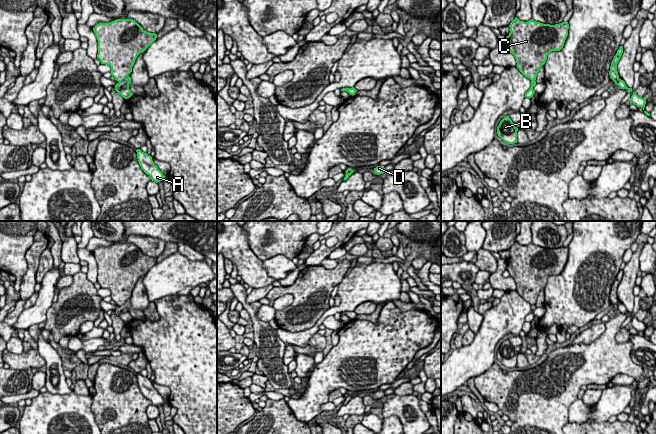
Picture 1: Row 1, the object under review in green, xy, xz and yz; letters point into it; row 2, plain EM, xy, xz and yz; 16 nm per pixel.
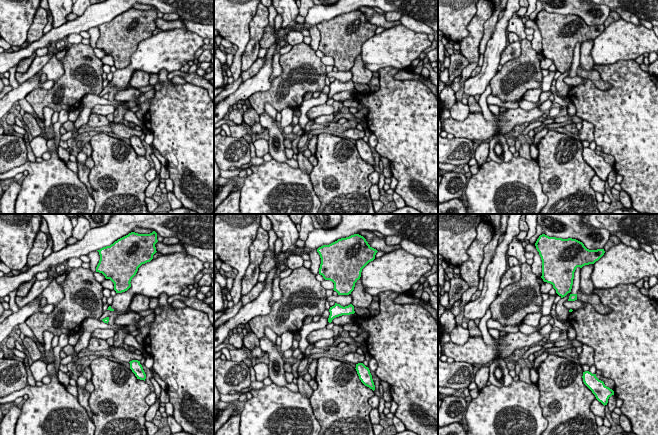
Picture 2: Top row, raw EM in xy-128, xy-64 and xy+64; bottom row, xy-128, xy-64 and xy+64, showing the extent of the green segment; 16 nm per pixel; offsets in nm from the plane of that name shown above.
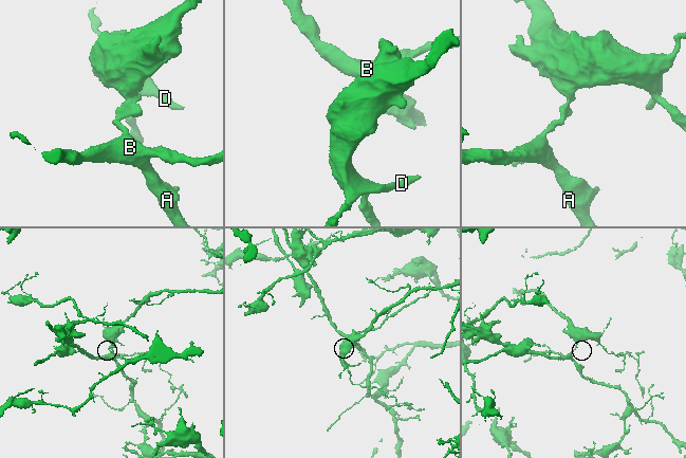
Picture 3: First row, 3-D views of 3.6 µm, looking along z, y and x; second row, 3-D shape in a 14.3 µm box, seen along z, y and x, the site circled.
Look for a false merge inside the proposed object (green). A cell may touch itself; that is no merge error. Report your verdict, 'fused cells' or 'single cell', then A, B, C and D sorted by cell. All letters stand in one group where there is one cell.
fused cells; groups A B / C D

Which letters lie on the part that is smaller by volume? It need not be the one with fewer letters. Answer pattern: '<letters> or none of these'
A, B

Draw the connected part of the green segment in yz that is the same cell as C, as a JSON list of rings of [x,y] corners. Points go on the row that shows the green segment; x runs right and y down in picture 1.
[[[515,17],[509,27],[506,46],[514,55],[519,71],[531,81],[535,81],[548,54],[563,48],[569,24],[562,22],[550,25],[533,19],[524,22]]]

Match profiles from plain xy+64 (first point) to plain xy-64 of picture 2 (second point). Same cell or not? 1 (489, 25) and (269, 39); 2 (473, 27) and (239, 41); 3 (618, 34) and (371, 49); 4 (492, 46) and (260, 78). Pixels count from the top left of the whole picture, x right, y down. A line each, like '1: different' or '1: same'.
1: same
2: different
3: same
4: same

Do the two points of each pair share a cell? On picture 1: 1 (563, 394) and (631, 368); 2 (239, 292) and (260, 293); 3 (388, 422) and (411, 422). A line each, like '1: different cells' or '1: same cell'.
1: same cell
2: different cells
3: different cells

